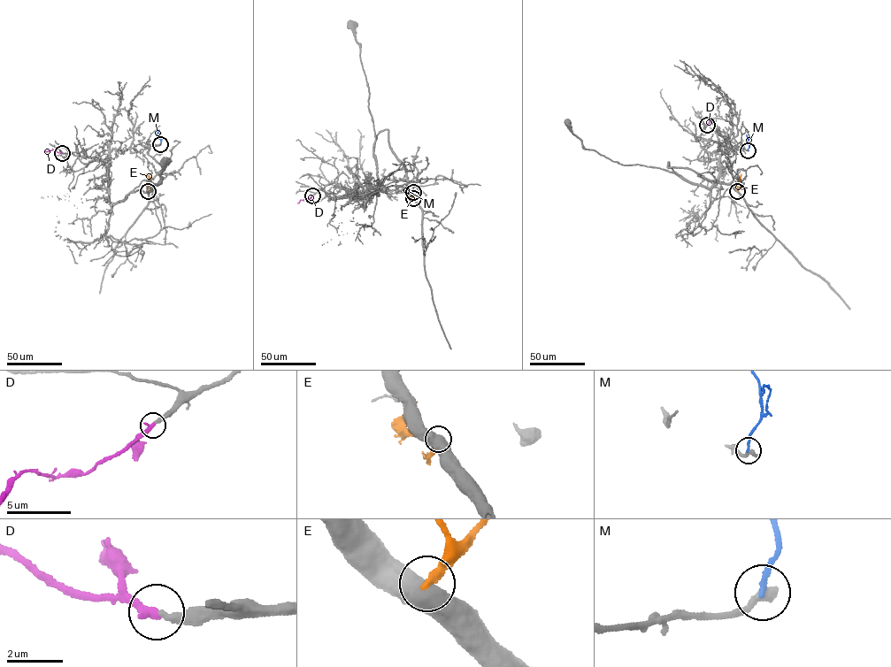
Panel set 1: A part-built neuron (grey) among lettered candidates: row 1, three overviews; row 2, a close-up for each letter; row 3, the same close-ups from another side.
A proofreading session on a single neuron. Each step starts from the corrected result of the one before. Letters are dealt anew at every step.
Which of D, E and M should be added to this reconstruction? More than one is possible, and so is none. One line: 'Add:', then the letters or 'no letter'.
Add: D

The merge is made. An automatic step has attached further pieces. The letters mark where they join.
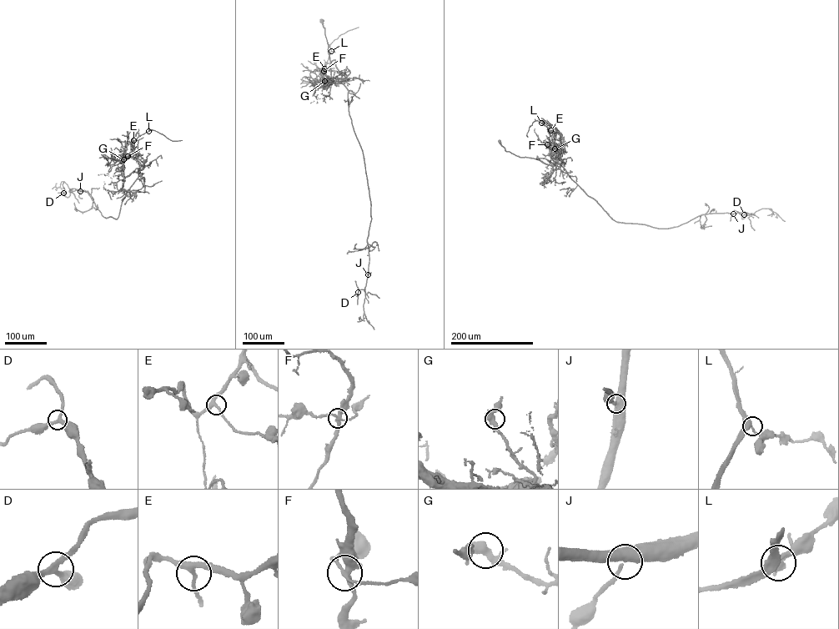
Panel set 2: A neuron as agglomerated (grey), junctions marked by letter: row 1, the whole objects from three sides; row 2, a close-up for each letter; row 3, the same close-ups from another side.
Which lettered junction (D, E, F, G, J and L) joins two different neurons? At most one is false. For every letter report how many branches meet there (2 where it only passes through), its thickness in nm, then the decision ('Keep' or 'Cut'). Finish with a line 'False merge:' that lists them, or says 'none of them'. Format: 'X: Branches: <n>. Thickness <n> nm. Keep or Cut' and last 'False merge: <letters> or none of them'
D: Branches: 3. Thickness 240 nm. Keep
E: Branches: 3. Thickness 280 nm. Keep
F: Branches: 4. Thickness 300 nm. Cut
G: Branches: 4. Thickness 380 nm. Keep
J: Branches: 3. Thickness 320 nm. Keep
L: Branches: 3. Thickness 320 nm. Keep
False merge: F

